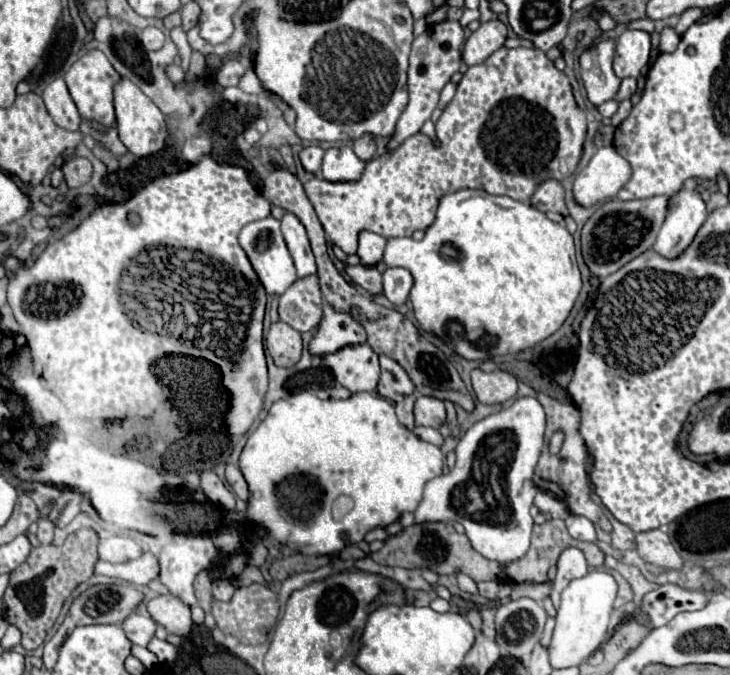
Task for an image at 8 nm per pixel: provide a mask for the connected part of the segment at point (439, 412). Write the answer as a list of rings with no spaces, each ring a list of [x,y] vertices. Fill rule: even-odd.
[[[420,395],[414,405],[414,417],[416,417],[416,425],[428,425],[438,429],[446,421],[444,403],[440,399]]]

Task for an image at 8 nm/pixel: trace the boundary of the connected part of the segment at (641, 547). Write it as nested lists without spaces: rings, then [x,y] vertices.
[[[660,529],[638,533],[636,535],[636,547],[638,547],[640,557],[646,563],[666,567],[666,569],[682,569],[682,561],[678,557],[676,549],[668,541],[668,535],[662,533]]]

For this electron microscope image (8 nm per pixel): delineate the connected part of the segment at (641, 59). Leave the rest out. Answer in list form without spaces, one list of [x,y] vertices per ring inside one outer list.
[[[626,29],[616,39],[616,55],[614,55],[614,71],[620,79],[638,77],[640,69],[650,59],[650,35],[646,31],[630,31]]]

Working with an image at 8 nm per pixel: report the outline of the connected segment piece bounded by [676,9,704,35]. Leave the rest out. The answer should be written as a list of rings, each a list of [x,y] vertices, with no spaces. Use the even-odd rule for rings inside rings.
[[[698,9],[698,15],[680,15],[680,21],[678,21],[678,25],[676,25],[676,33],[678,35],[682,35],[692,23],[696,23],[696,21],[700,21],[702,19],[702,15],[704,15],[704,11],[702,9]]]

